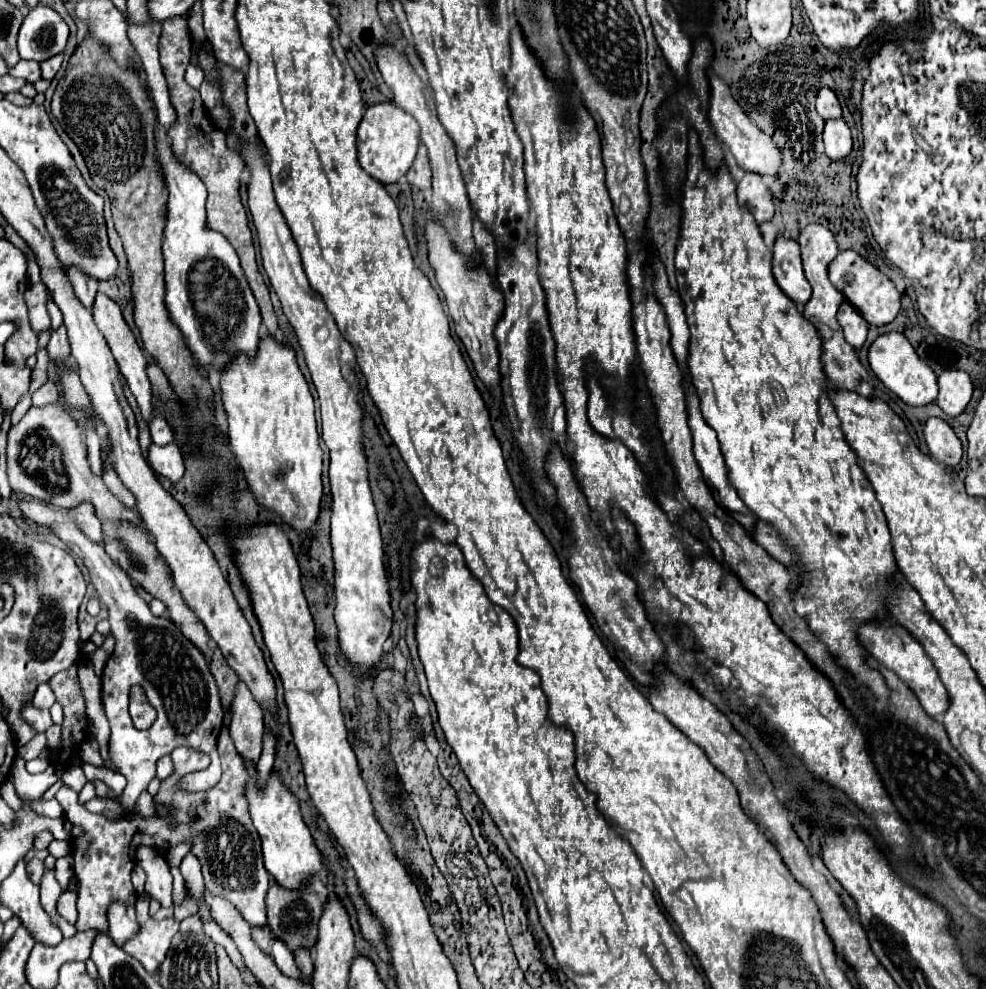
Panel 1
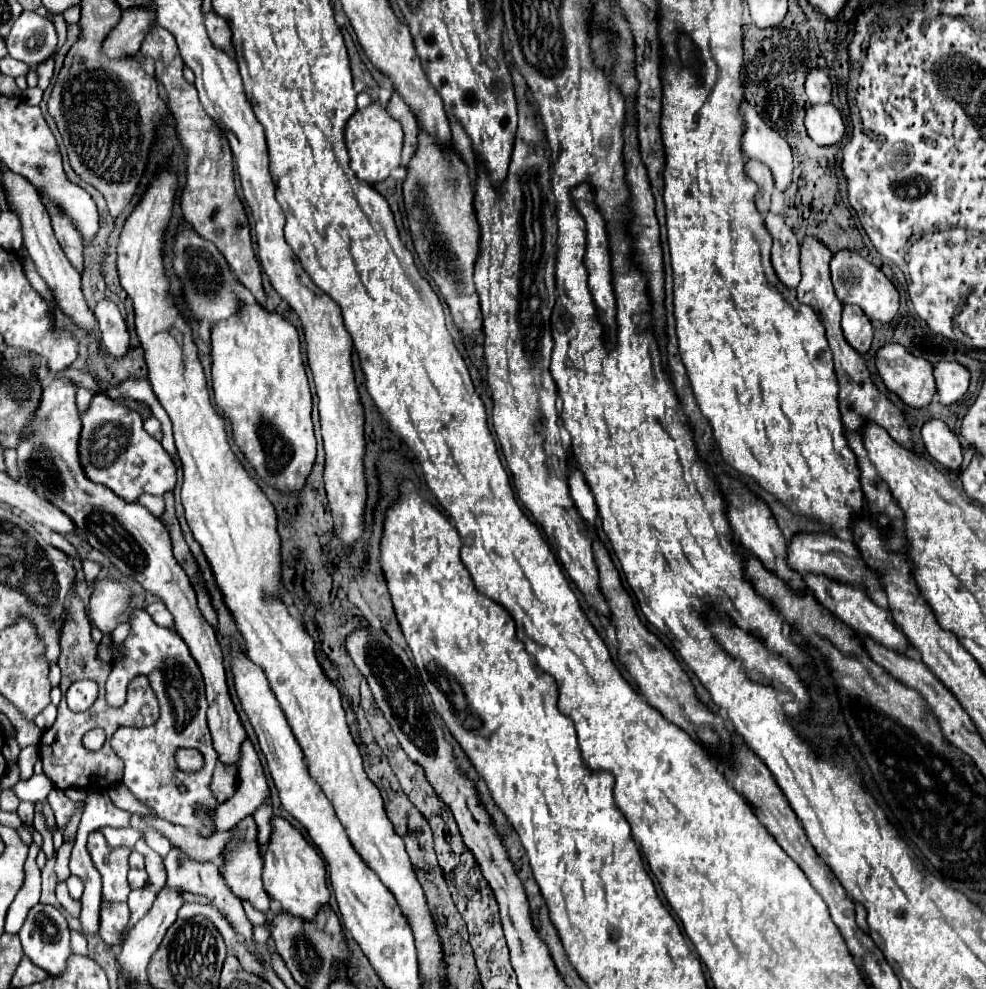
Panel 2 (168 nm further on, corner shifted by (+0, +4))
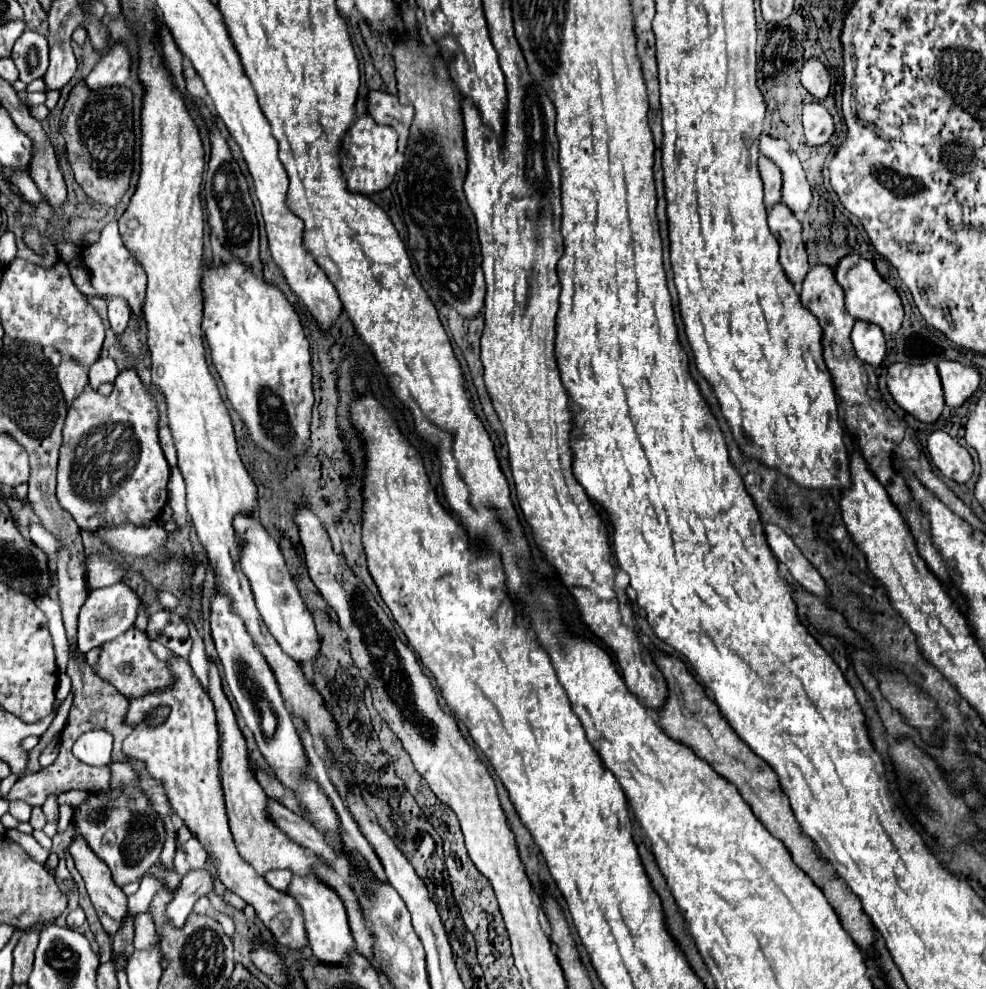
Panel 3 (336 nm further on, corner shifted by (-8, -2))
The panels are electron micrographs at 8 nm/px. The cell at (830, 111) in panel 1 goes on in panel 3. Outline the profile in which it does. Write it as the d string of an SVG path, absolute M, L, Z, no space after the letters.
M809 58L801 68L801 84L813 98L823 100L829 94L831 78L827 68L817 58Z

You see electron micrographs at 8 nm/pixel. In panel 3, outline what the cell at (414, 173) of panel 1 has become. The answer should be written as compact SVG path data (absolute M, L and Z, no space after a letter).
M369 90L367 94L367 114L377 122L377 124L387 124L395 128L397 138L399 138L399 152L405 152L407 144L407 132L413 120L413 106L403 106L399 104L397 96L391 96L381 90Z

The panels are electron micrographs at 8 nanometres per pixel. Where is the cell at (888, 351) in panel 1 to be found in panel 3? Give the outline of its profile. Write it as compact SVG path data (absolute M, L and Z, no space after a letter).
M927 362L927 364L893 364L887 372L887 386L889 386L893 400L919 422L927 422L927 424L935 422L945 408L941 380L939 380L935 364L931 364L931 362Z

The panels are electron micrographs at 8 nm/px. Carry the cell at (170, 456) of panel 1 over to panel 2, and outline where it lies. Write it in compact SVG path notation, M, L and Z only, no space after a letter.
M97 394L93 396L89 410L81 414L81 422L83 430L79 454L85 474L93 482L109 486L127 502L135 502L143 492L163 496L163 492L175 488L175 462L165 452L161 442L143 430L143 420L137 412L109 400L103 394Z

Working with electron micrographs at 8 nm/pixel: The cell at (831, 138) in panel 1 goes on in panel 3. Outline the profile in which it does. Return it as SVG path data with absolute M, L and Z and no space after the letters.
M811 100L803 106L803 128L805 128L807 142L811 146L821 146L833 134L833 118L821 106L821 102Z

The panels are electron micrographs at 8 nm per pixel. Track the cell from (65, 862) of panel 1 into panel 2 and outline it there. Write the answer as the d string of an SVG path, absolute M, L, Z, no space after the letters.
M77 810L73 816L71 816L71 820L69 820L69 824L63 828L63 838L67 840L75 840L75 836L77 836L77 826L79 826L79 820L81 820L81 812L83 810Z

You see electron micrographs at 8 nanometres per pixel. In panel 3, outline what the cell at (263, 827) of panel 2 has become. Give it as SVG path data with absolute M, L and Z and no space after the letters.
M271 870L269 874L265 874L267 884L271 884L279 892L289 892L291 878L293 878L293 874L290 870Z

